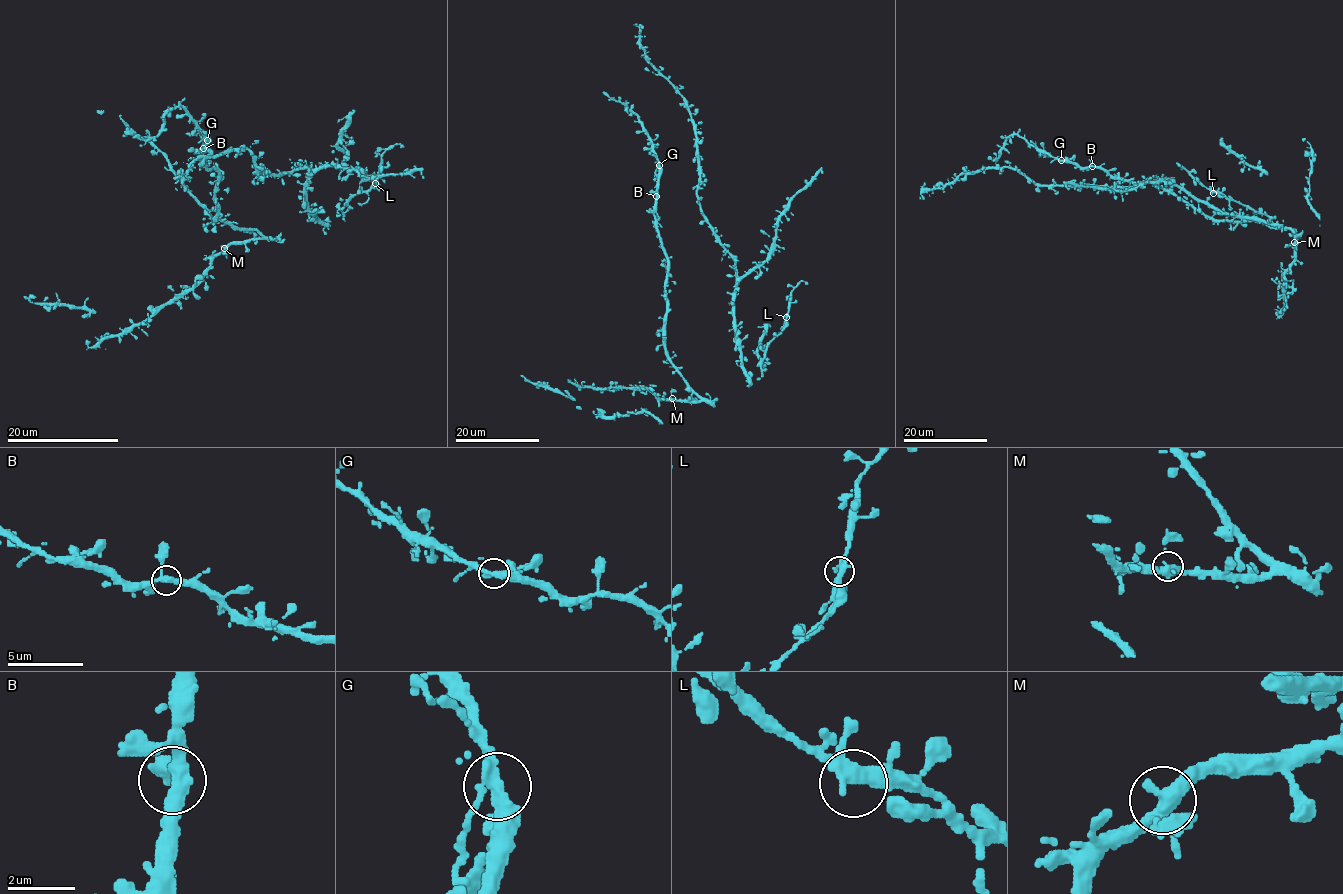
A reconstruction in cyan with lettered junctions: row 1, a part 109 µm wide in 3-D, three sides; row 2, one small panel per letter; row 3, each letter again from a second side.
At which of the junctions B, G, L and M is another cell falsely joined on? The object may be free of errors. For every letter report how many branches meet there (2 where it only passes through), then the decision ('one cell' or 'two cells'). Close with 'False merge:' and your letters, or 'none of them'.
B: 3 branches meet; one cell
G: 3 branches meet; one cell
L: 3 branches meet; one cell
M: 3 branches meet; one cell
False merge: none of them

